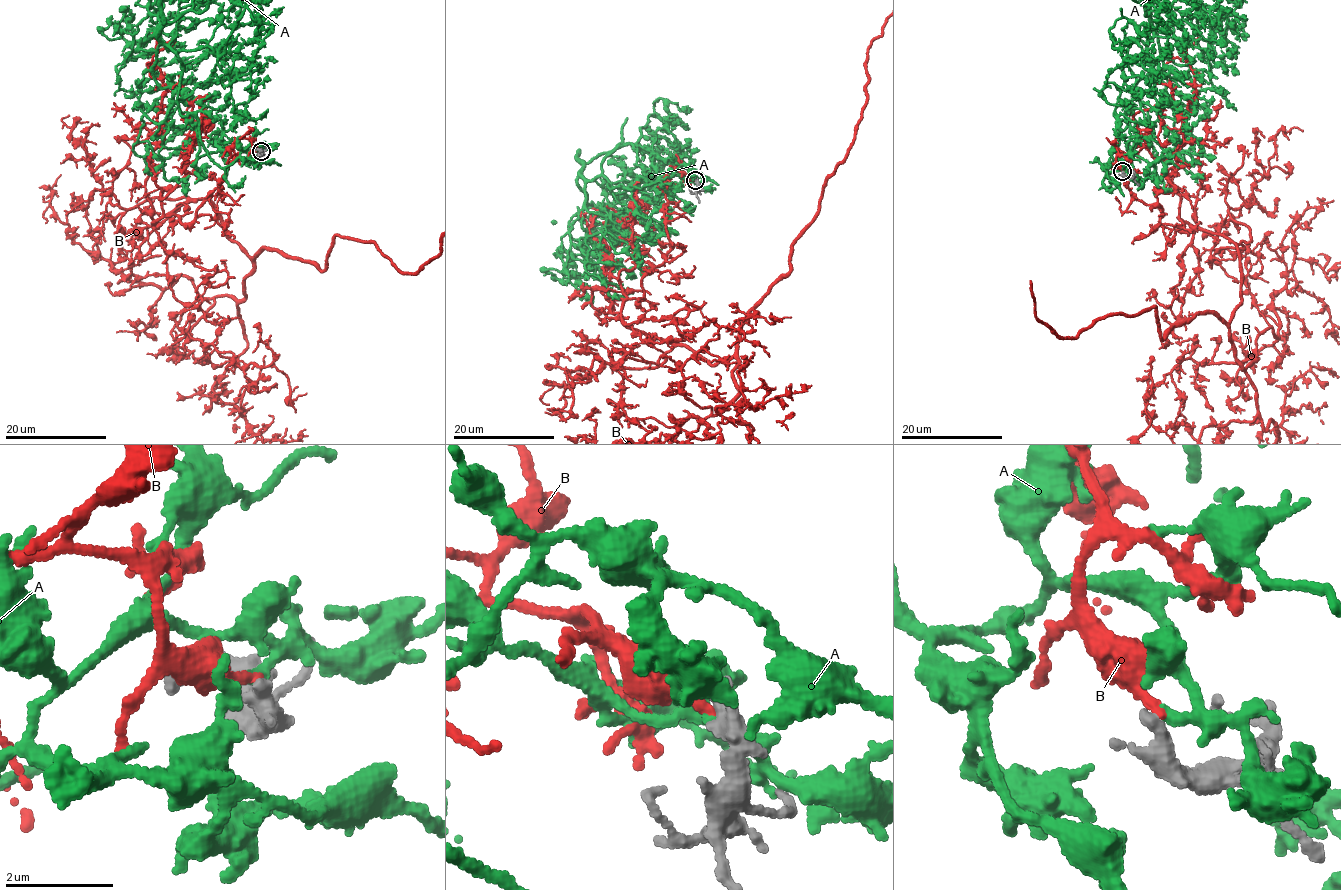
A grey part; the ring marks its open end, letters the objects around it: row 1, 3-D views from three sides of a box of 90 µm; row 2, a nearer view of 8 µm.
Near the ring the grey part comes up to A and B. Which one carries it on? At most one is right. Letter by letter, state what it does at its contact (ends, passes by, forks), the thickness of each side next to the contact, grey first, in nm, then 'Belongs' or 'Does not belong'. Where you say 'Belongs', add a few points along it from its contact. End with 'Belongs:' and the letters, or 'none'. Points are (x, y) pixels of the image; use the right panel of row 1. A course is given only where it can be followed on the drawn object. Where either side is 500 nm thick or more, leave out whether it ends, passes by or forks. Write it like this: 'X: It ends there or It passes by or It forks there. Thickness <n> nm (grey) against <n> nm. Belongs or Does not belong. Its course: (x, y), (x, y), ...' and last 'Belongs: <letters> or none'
A: It passes by. Thickness 440 nm (grey) against 200 nm. Does not belong
B: It ends there. Thickness 240 nm (grey) against 200 nm. Does not belong
Belongs: none

